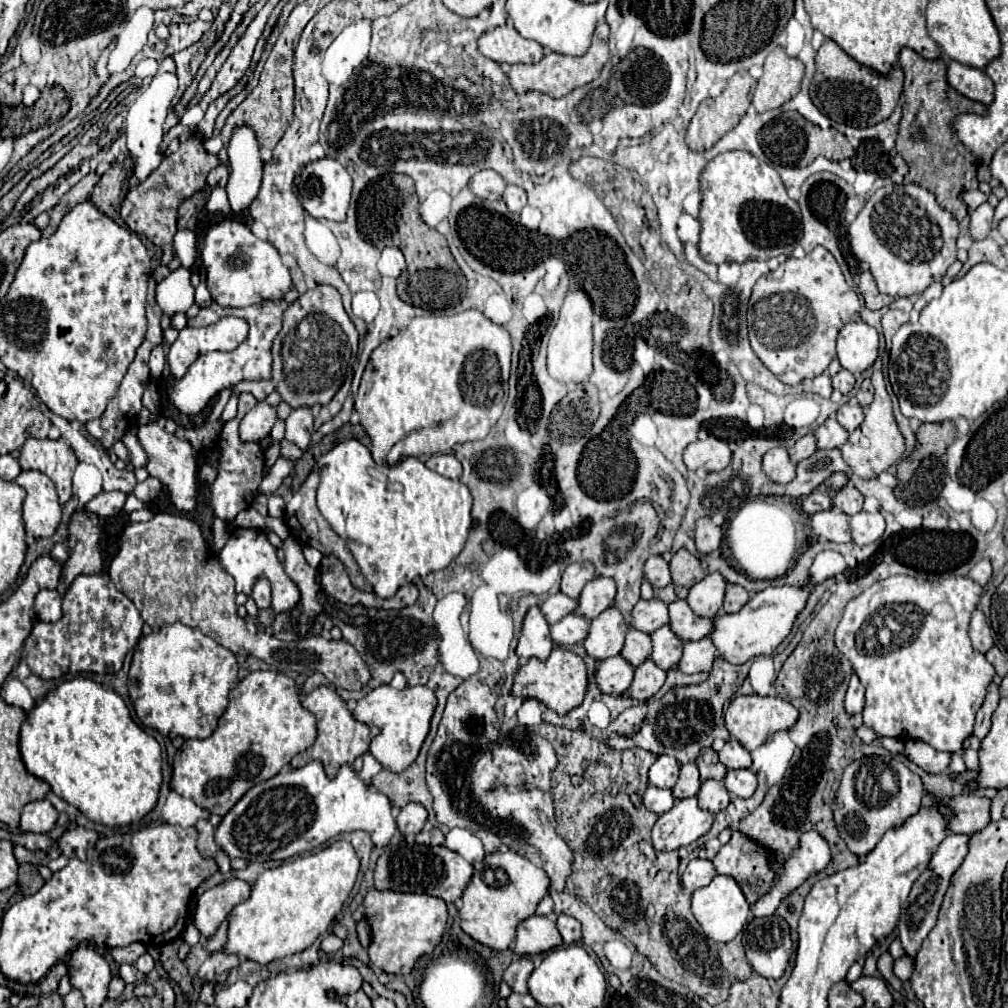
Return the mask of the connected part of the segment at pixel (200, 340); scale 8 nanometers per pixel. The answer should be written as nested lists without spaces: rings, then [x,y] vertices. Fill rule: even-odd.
[[[223,317],[207,327],[185,327],[179,331],[177,341],[171,345],[167,363],[171,373],[179,379],[199,353],[233,351],[247,337],[247,321],[239,317]]]

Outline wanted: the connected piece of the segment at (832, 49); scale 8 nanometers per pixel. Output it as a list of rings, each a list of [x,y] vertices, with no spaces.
[[[825,39],[825,43],[817,51],[815,63],[817,71],[809,91],[811,101],[831,121],[851,127],[871,127],[887,119],[897,107],[903,89],[903,71],[899,67],[893,67],[887,75],[881,75],[875,69],[869,69],[851,59],[833,39]]]

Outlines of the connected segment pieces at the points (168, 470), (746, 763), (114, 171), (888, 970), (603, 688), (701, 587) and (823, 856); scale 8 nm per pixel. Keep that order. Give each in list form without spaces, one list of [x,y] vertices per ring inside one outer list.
[[[157,417],[153,423],[137,427],[137,439],[145,453],[149,455],[147,471],[151,477],[157,477],[167,489],[169,497],[177,511],[193,511],[196,507],[197,493],[197,453],[189,441],[181,441],[175,435],[165,431],[165,417]]]
[[[729,739],[725,747],[719,751],[719,761],[727,769],[747,769],[751,767],[751,753],[735,739]]]
[[[123,161],[123,163],[113,163],[109,167],[109,171],[105,171],[105,175],[99,179],[99,183],[95,185],[95,191],[91,195],[91,203],[105,215],[109,215],[115,221],[121,221],[119,217],[119,209],[121,209],[121,201],[125,195],[125,181],[131,175],[131,161]]]
[[[883,953],[881,957],[879,957],[879,963],[877,963],[877,967],[879,967],[879,971],[881,971],[881,975],[885,977],[885,981],[893,987],[893,989],[897,989],[897,991],[901,991],[903,987],[903,983],[893,975],[893,957],[889,955],[889,953]]]
[[[621,655],[601,661],[599,669],[595,673],[595,681],[597,681],[599,691],[609,693],[609,695],[625,693],[633,681],[633,671],[635,669]]]
[[[709,573],[689,589],[689,607],[699,617],[715,617],[723,605],[727,581],[719,573]]]
[[[805,831],[799,837],[797,849],[791,851],[791,857],[783,865],[783,873],[775,881],[773,889],[769,895],[763,895],[755,905],[753,905],[753,915],[755,917],[767,917],[773,915],[777,905],[791,895],[807,877],[823,871],[829,865],[829,845],[823,835],[817,831]]]

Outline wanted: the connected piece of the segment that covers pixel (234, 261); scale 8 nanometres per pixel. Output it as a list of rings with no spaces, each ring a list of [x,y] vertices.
[[[221,221],[211,227],[201,247],[201,259],[207,269],[207,289],[221,307],[249,307],[265,299],[283,299],[293,287],[291,271],[283,265],[279,251],[257,239],[251,229],[239,221]]]

